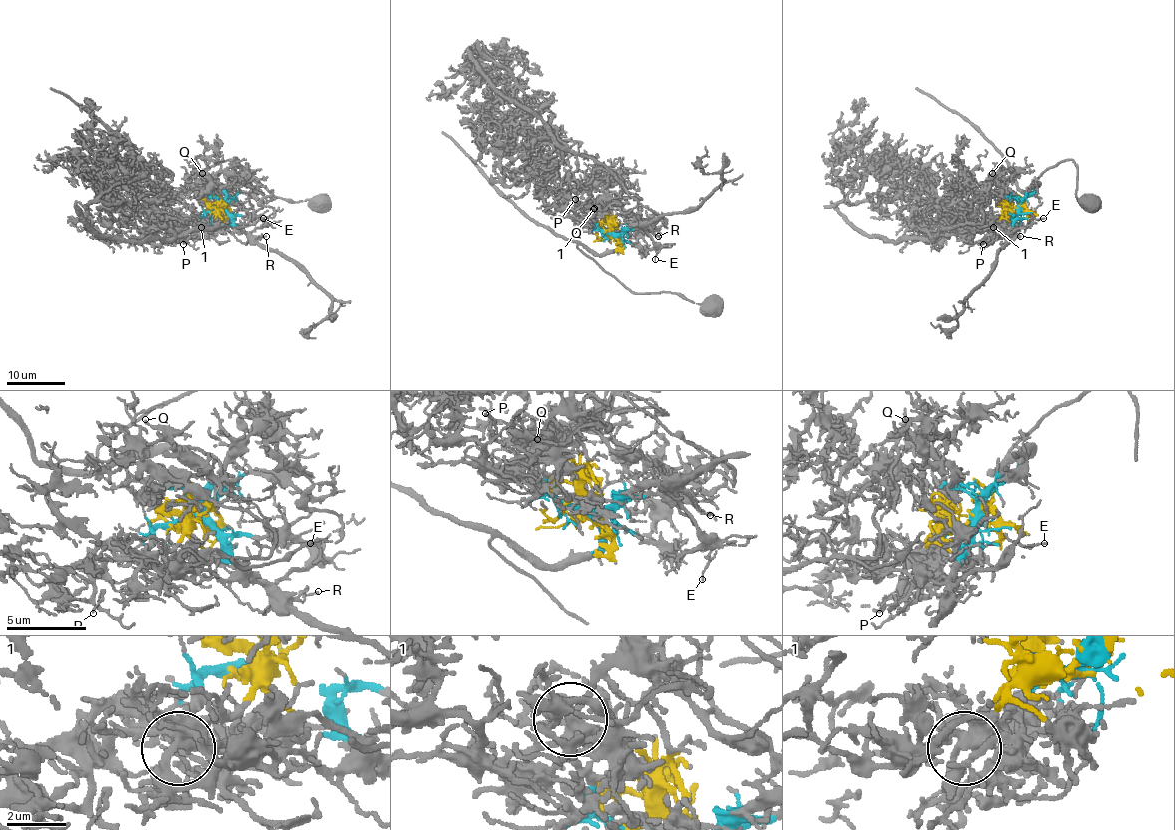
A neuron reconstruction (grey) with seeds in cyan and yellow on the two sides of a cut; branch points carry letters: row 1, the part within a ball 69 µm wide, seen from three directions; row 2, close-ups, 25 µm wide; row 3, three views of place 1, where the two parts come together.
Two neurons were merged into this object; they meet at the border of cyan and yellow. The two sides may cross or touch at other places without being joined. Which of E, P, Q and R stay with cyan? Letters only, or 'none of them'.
E, R

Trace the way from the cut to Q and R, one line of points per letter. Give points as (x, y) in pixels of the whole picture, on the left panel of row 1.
Q: (221, 207), (218, 210), (210, 207), (196, 193), (197, 181), (224, 199), (229, 194), (221, 191), (202, 172)
R: (221, 207), (243, 231), (256, 238), (266, 235)

